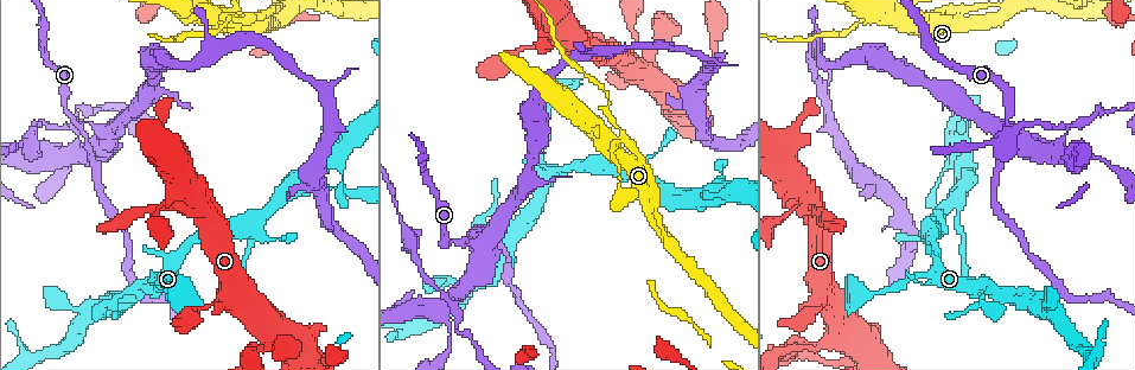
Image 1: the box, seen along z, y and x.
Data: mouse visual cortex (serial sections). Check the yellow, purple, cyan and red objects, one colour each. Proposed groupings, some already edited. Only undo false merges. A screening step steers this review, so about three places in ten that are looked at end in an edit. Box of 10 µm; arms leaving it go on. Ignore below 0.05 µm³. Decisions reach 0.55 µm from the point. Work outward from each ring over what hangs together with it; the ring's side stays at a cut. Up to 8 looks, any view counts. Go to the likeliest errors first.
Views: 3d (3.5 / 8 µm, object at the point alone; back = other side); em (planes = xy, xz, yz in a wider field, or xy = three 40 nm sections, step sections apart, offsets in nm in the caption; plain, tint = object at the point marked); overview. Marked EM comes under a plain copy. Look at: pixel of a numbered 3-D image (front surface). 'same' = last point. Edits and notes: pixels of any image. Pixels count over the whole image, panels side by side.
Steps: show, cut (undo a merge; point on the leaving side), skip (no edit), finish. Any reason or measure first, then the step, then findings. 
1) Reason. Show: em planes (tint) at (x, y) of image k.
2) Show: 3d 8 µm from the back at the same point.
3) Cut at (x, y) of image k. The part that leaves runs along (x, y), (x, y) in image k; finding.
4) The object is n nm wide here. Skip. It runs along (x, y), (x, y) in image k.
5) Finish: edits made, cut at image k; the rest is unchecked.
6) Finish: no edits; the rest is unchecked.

Four or more arms meet. Show: 3d 3.5 µm at (608, 144) of image 1.

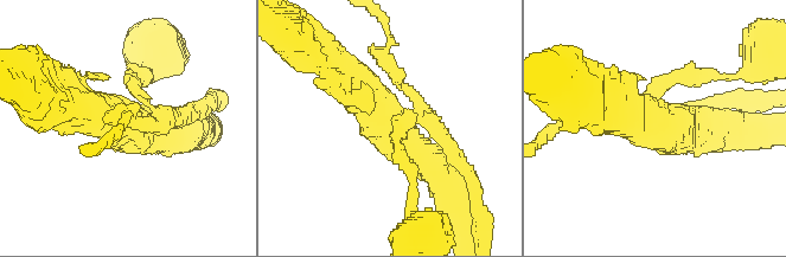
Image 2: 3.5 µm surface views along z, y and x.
4 arms meet here; the arms are 200, 200, 450, 500 nm wide. Show: em xy step 1 (tint) at (657, 120) of image 2.

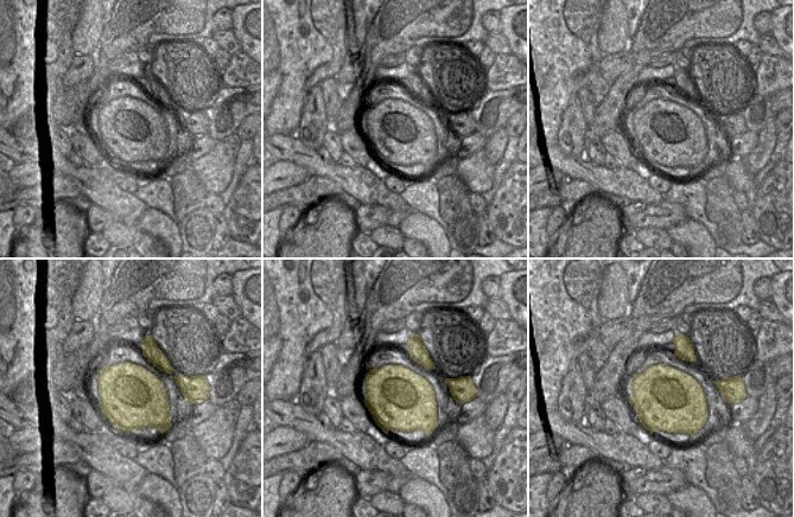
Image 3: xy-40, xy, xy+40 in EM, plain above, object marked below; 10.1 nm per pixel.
The object is 650 nm wide here. Cut at (669, 81) of image 2. The part that leaves runs along (652, 95), (691, 74), (736, 77) in image 2; two cells meet here.

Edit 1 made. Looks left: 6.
Show: overview.

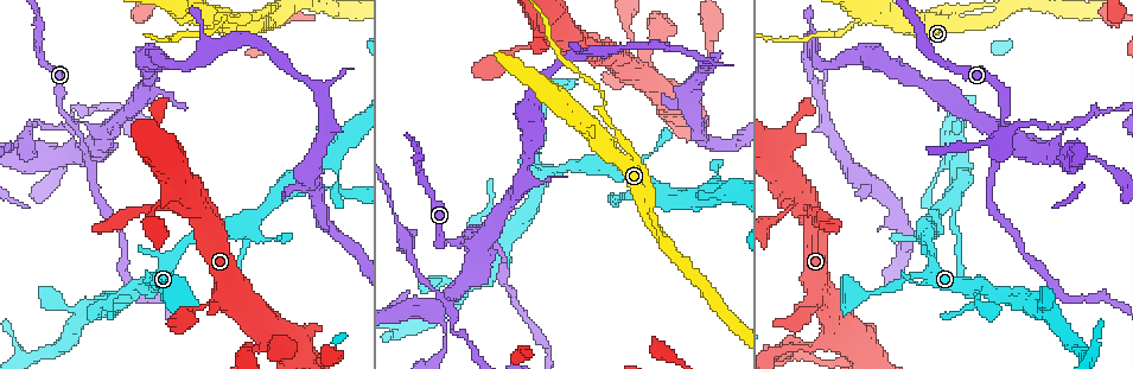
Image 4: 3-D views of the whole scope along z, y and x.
Three-way junction. Show: 3d 3.5 µm at (1006, 125) of image 4.

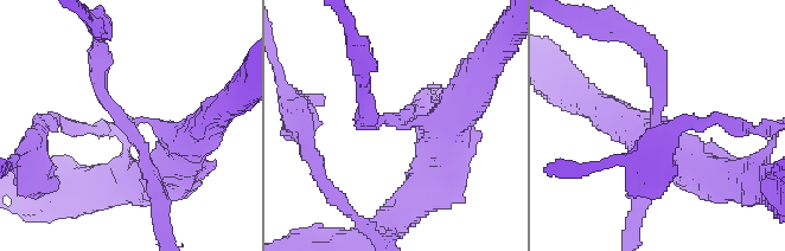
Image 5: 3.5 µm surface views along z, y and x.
Show: em planes (tint) at (393, 119) of image 5.

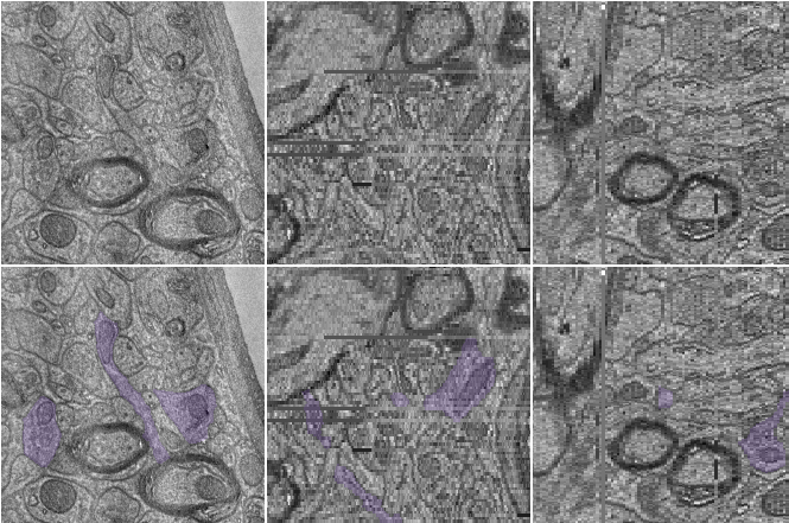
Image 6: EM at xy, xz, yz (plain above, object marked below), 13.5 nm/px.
Show: em xy step 1 (tint) at the same point.

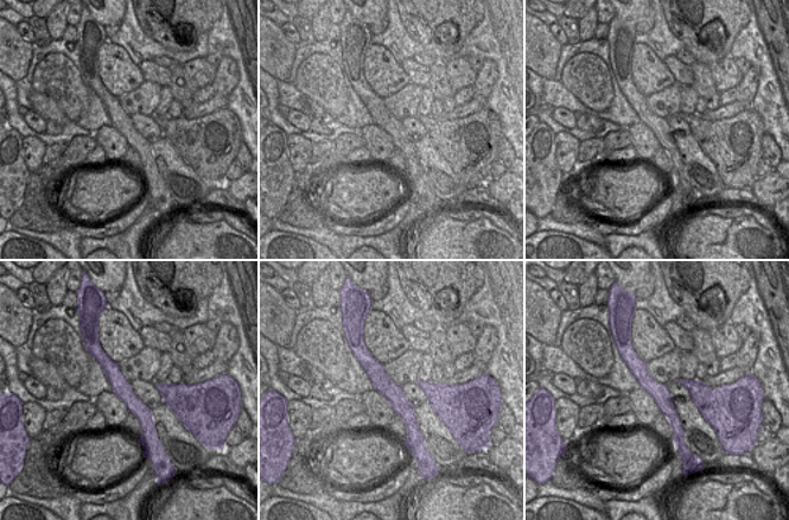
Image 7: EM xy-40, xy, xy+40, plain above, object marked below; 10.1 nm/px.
The arms are 200, 250, 400 nm wide. Cut at (422, 168) of image 5. The part that leaves runs along (404, 126), (445, 120), (485, 71) in image 5; a second cell is stuck on.

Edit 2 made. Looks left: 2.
A narrow waist. Show: 3d 3.5 µm at (540, 147) of image 4.

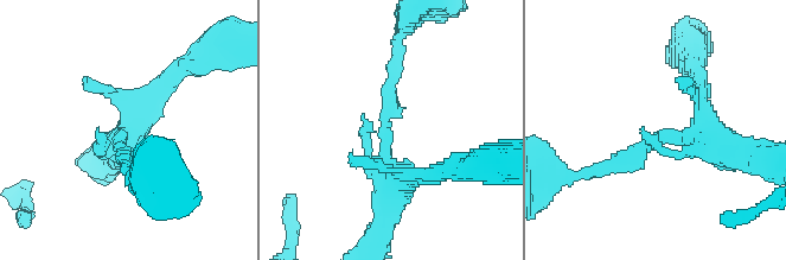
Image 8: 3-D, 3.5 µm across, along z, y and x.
Show: em xy step 5 (tint) at (654, 140) of image 8.

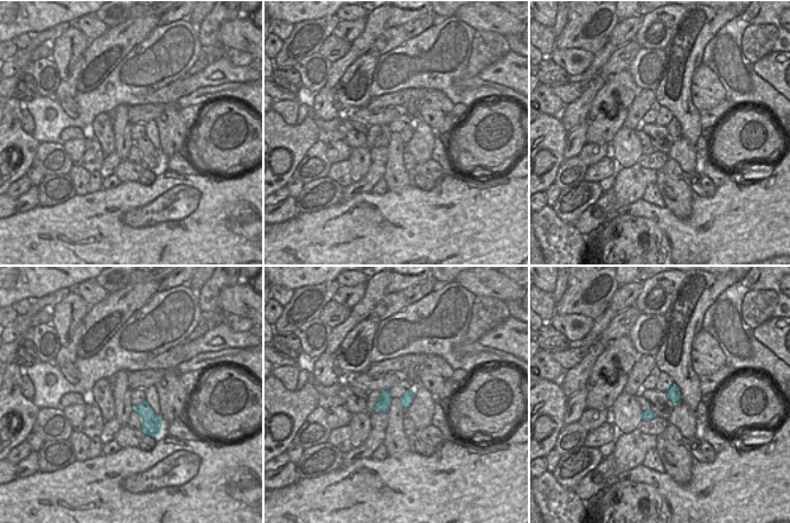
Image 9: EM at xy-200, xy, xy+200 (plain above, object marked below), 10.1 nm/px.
Skip. It runs along (728, 145), (658, 138), (585, 175) in image 8; all the same cell.

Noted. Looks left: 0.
Finish: edits made, cut at image 2, cut at image 5; the rest is unchecked.

